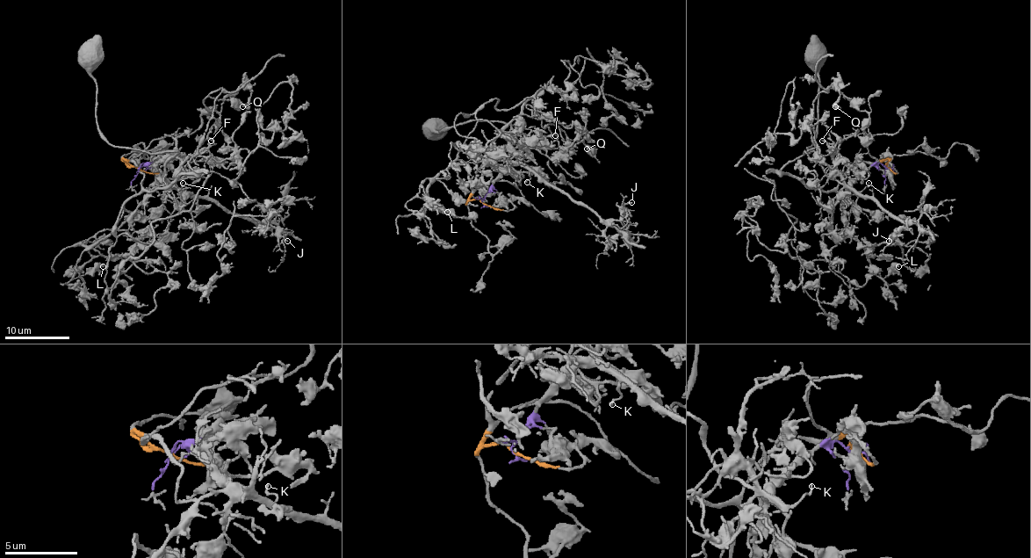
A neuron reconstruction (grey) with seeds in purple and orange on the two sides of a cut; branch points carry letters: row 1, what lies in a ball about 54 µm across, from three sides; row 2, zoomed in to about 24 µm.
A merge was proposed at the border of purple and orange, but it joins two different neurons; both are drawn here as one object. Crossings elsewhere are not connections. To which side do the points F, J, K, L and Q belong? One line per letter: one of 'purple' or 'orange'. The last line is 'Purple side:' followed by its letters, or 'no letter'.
F: purple
J: purple
K: purple
L: orange
Q: orange
Purple side: F, J, K

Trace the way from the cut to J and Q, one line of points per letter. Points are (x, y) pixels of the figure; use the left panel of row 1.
J: (137, 168), (146, 163), (162, 177), (205, 197), (231, 213), (267, 221), (288, 241)
Q: (139, 168), (126, 162), (147, 191), (165, 189), (191, 170), (213, 100), (244, 85), (250, 92), (242, 106)

